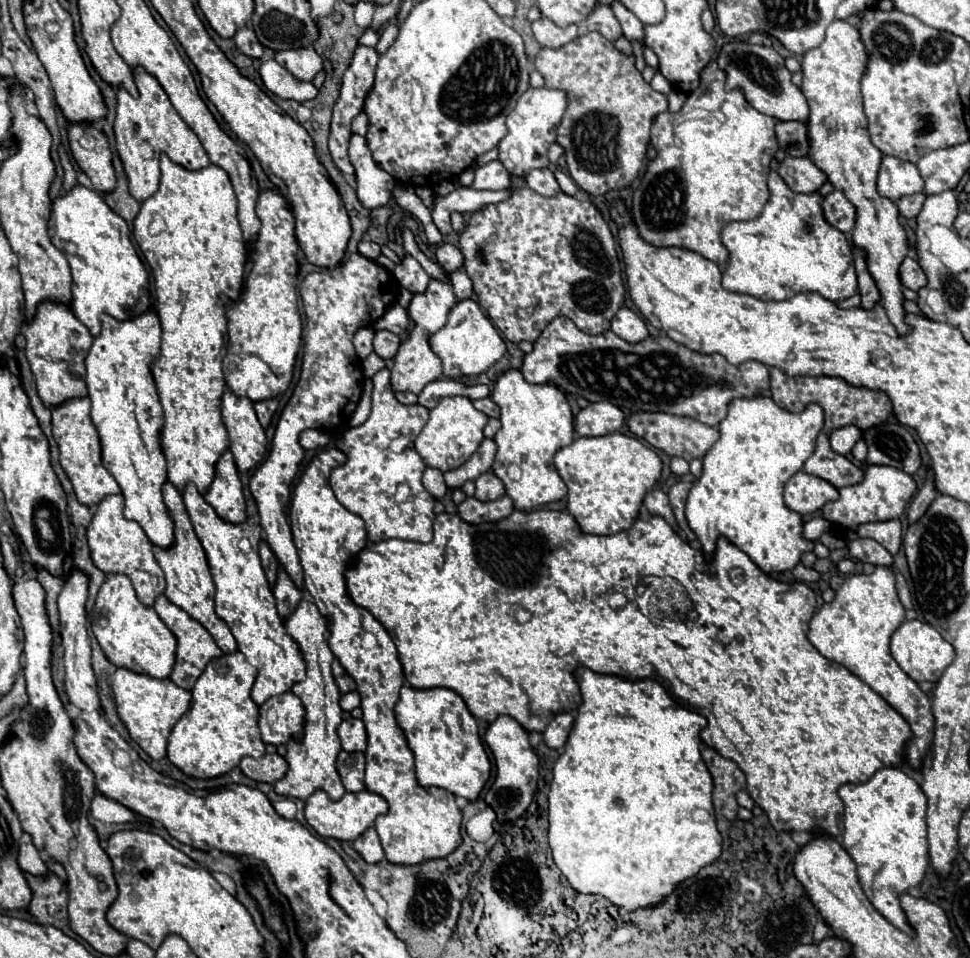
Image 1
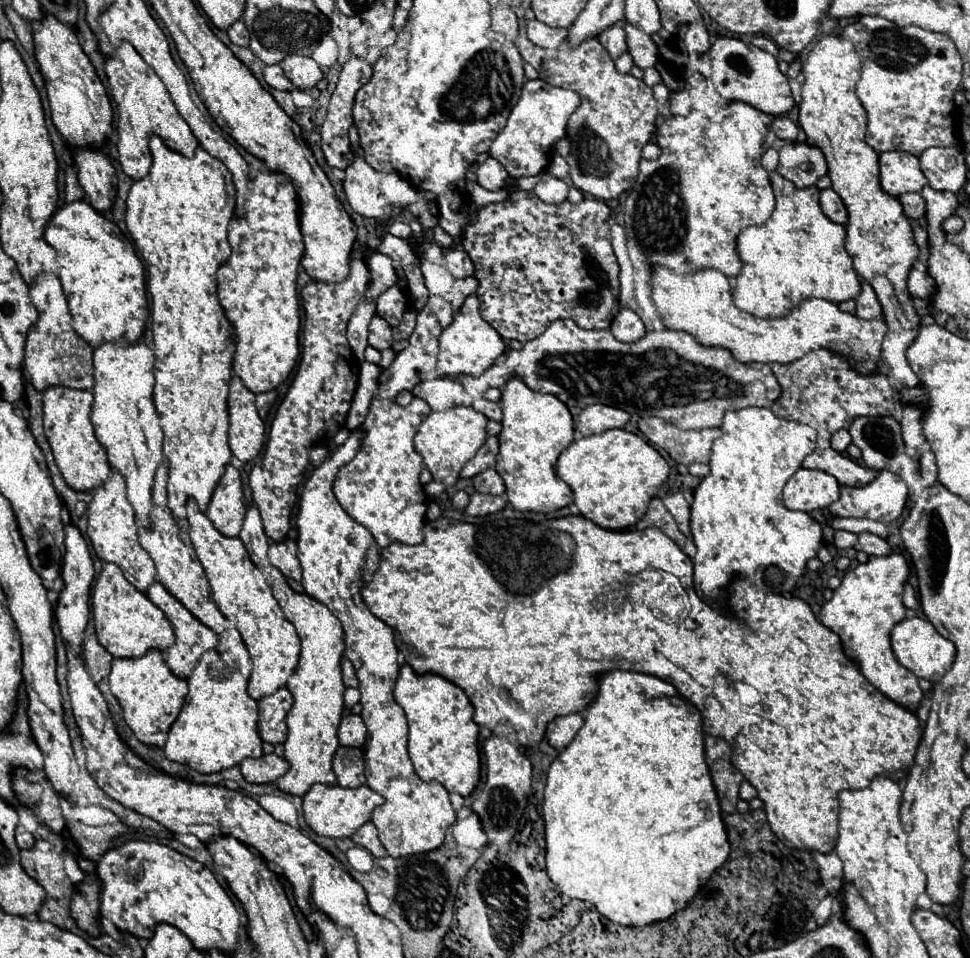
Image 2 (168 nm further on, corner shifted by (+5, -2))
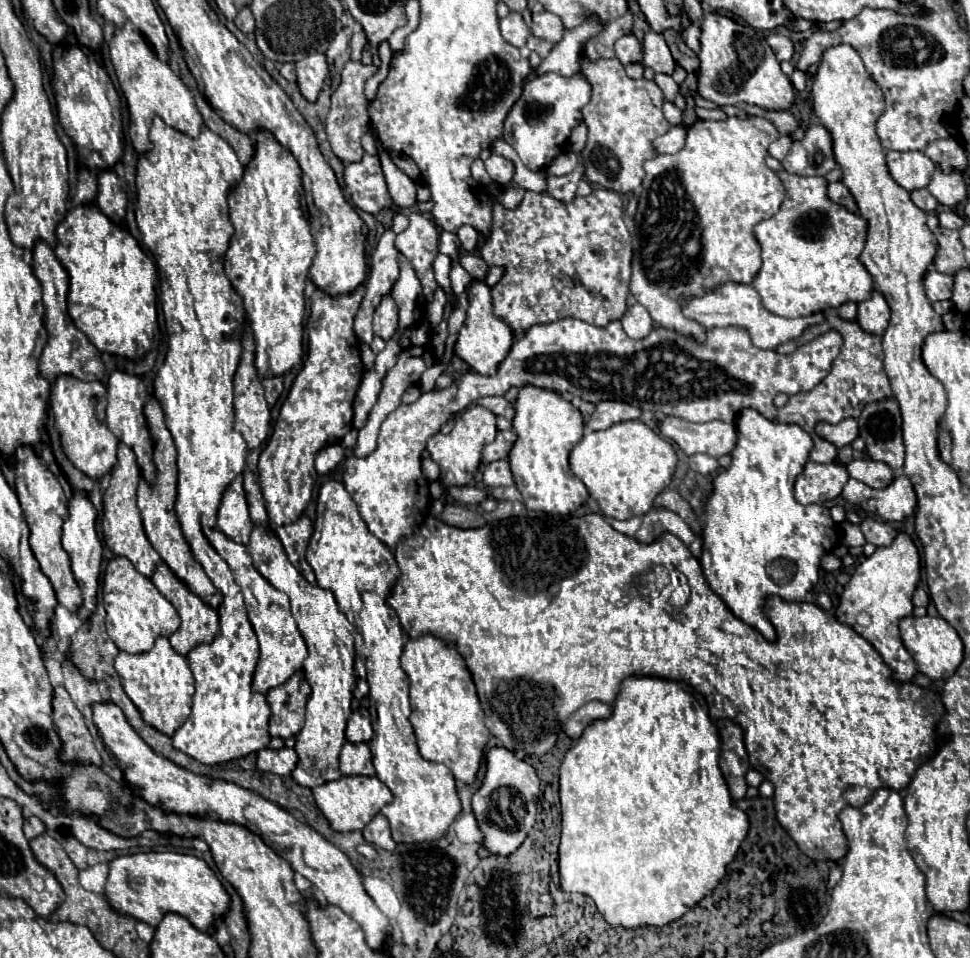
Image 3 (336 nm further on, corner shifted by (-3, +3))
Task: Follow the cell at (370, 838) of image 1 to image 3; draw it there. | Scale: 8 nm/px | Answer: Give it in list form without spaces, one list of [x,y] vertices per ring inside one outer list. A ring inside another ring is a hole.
[[[377,814],[365,828],[363,828],[363,838],[377,846],[377,848],[383,848],[383,850],[395,850],[395,842],[391,838],[391,832],[389,832],[389,822],[383,814]]]

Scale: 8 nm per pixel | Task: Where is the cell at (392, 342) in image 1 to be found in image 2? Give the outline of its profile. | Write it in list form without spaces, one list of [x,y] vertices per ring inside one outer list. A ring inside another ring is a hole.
[[[373,317],[369,323],[369,345],[375,347],[377,351],[385,351],[393,345],[393,329],[389,327],[389,323],[381,317]]]

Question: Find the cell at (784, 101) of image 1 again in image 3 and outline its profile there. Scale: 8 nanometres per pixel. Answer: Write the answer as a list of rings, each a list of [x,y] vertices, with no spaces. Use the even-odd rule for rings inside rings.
[[[705,14],[701,22],[701,52],[699,52],[699,88],[697,92],[715,104],[747,102],[763,110],[789,110],[795,100],[795,88],[781,72],[781,66],[757,32],[721,14]]]

